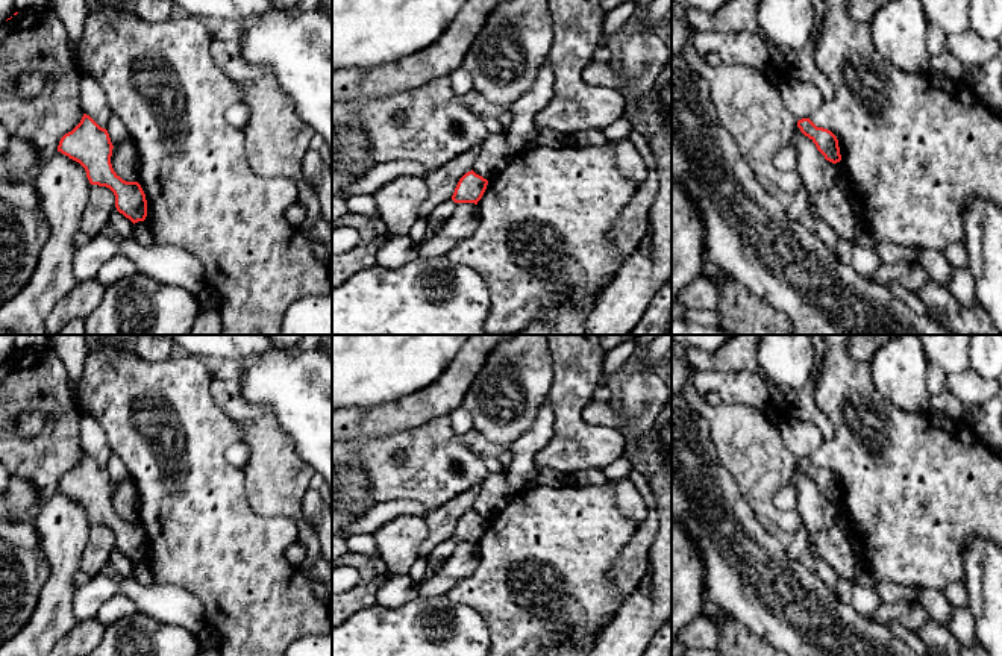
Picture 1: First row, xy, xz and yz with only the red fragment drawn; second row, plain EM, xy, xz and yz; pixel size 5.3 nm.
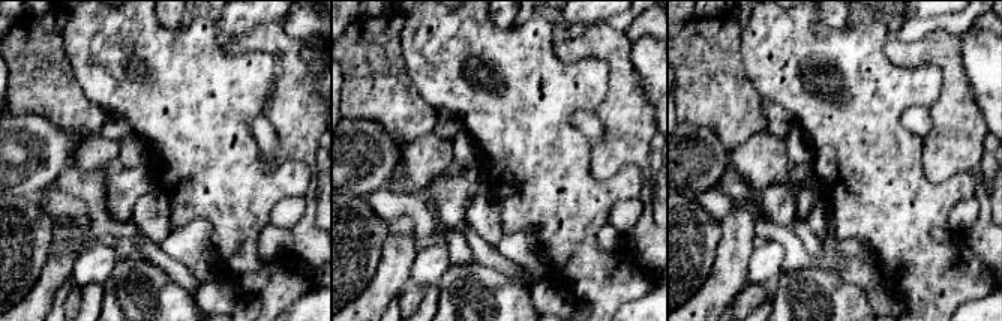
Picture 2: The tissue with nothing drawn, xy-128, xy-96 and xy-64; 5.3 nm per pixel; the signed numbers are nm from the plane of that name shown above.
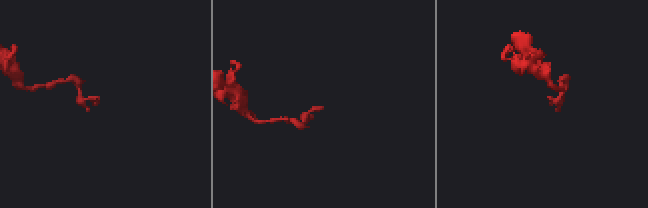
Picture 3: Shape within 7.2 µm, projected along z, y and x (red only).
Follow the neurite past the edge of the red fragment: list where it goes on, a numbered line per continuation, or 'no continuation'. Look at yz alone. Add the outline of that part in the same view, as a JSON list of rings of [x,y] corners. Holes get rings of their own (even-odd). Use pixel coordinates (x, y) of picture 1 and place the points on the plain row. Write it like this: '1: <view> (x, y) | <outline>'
no continuation

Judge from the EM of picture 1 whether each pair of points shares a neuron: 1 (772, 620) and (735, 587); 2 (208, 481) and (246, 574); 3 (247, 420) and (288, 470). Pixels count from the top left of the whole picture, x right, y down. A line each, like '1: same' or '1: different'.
1: same
2: same
3: same

